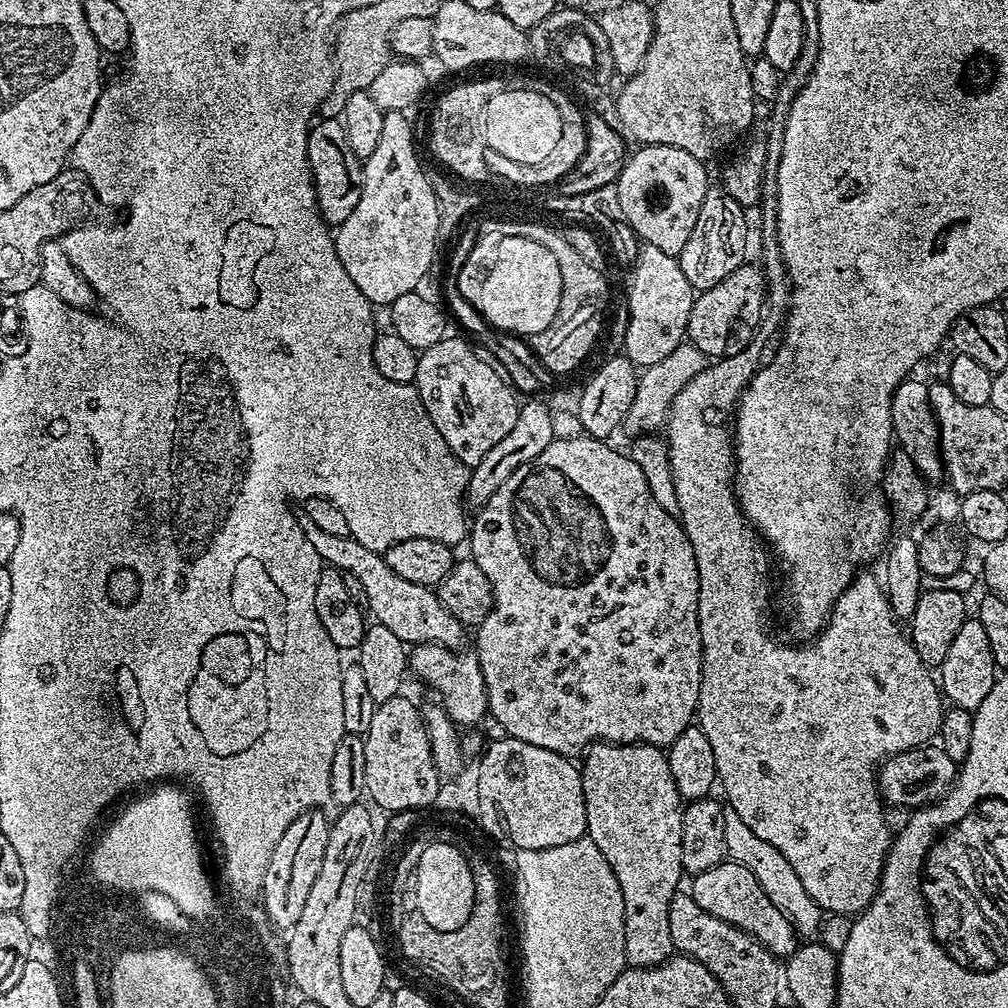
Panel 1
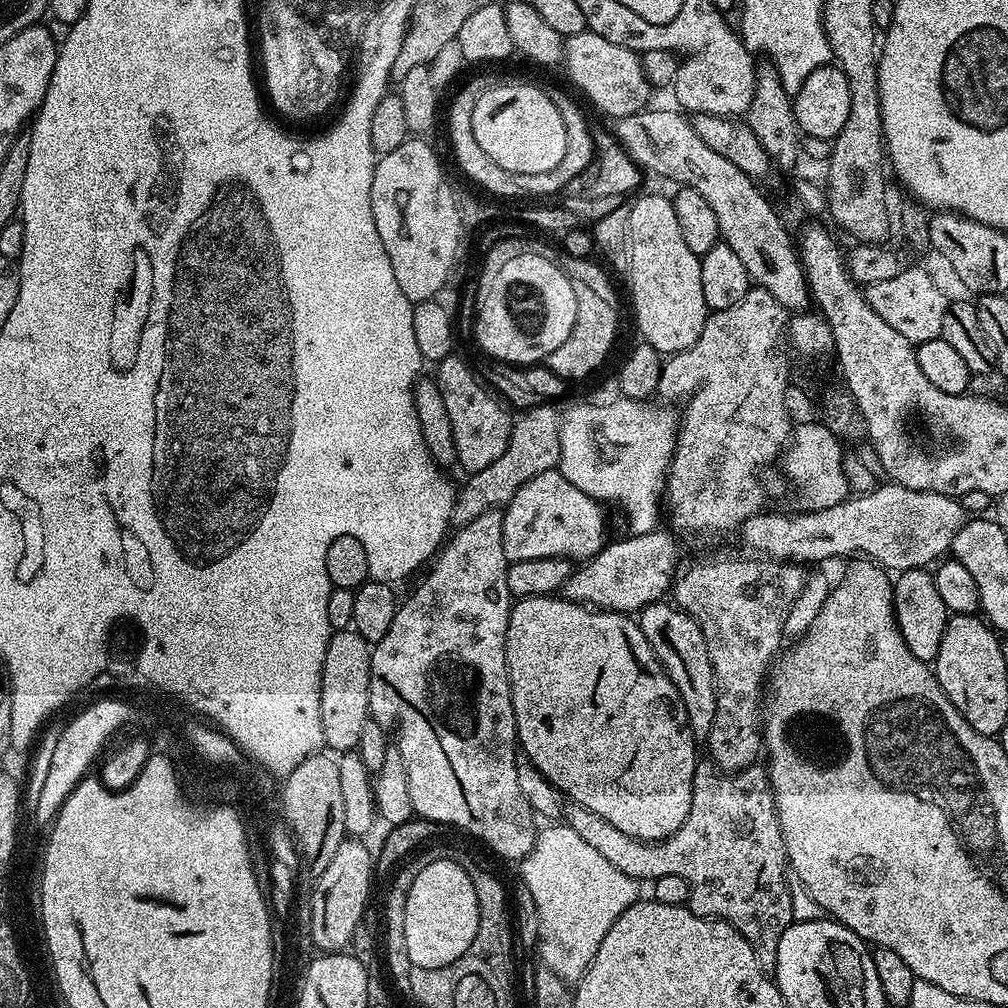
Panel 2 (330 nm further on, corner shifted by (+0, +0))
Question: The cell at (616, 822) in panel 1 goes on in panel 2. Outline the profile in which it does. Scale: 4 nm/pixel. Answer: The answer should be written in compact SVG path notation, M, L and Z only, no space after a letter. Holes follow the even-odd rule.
M556 594L526 596L513 603L512 612L508 616L508 637L504 649L508 663L508 681L512 687L519 751L530 758L530 762L552 783L552 787L566 794L571 803L581 804L586 806L586 810L602 814L602 818L606 818L606 822L612 823L613 826L618 826L622 834L630 834L642 842L664 840L674 834L674 830L678 830L678 826L686 822L686 814L690 814L690 798L698 763L698 741L690 730L686 706L674 682L660 665L660 659L654 654L650 642L646 642L646 634L642 634L639 623L631 615L606 612L587 604L575 604L574 601L565 600Z

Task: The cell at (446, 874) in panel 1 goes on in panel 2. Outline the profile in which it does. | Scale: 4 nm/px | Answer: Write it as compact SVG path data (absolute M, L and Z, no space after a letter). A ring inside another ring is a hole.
M435 860L418 870L406 898L406 954L414 968L445 968L469 949L478 929L478 901L466 870L448 860Z

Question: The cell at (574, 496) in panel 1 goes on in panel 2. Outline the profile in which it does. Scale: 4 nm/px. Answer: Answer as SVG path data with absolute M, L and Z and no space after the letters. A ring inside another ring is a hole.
M559 470L543 472L538 478L530 478L514 494L514 498L503 509L504 513L504 553L509 562L526 558L554 558L567 556L573 562L588 560L599 552L606 543L604 537L604 512L601 501L583 493L566 480Z

